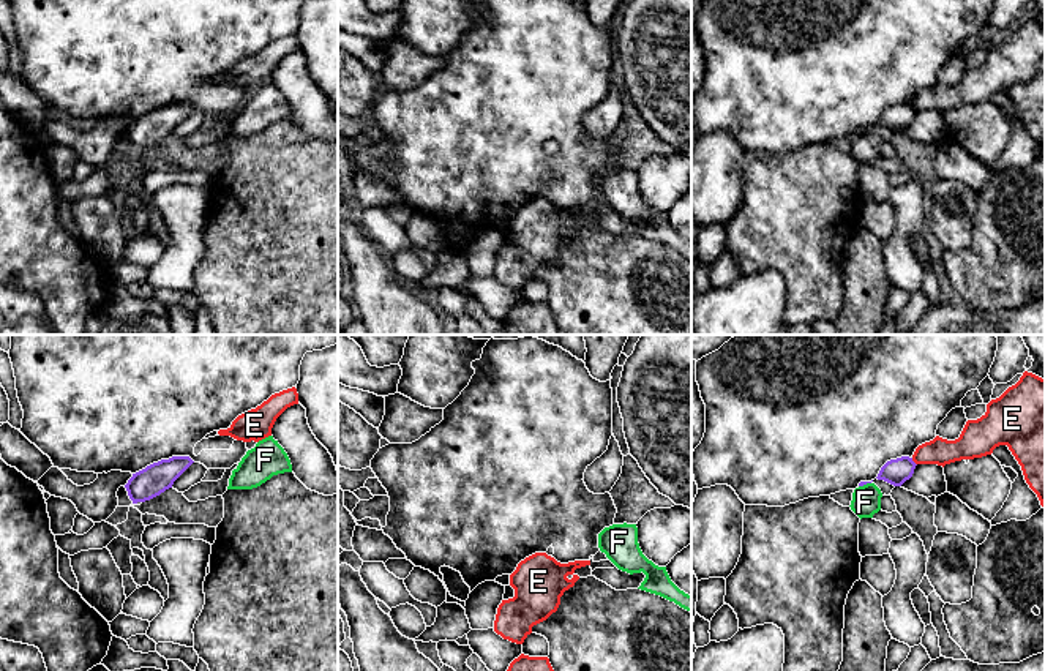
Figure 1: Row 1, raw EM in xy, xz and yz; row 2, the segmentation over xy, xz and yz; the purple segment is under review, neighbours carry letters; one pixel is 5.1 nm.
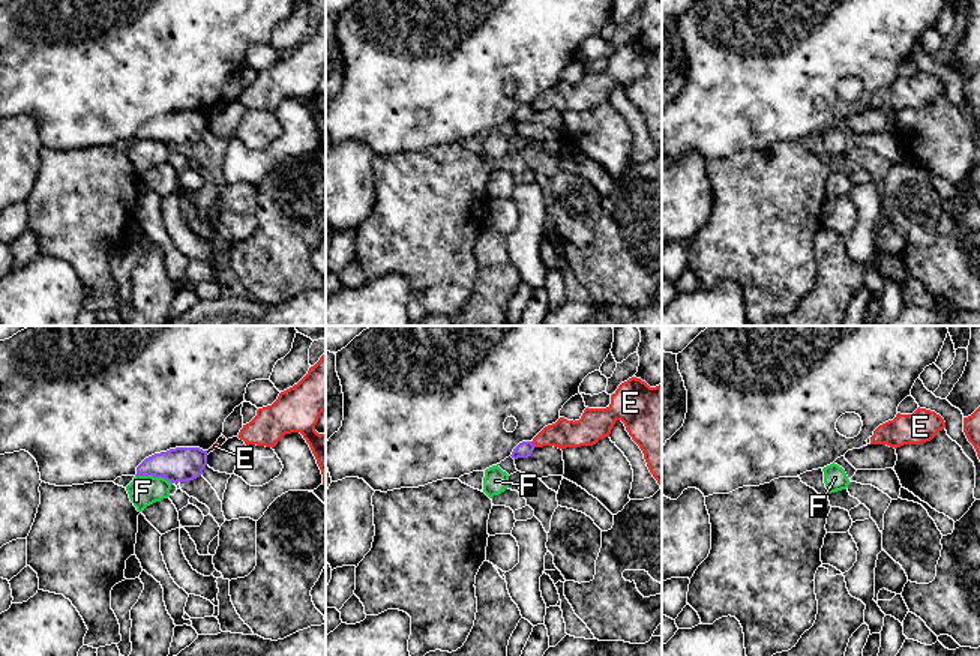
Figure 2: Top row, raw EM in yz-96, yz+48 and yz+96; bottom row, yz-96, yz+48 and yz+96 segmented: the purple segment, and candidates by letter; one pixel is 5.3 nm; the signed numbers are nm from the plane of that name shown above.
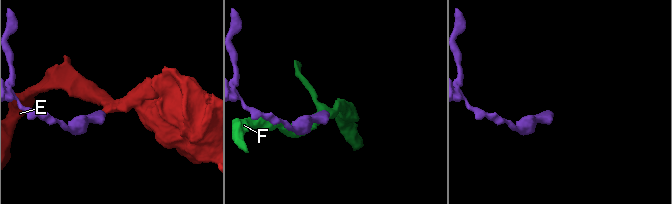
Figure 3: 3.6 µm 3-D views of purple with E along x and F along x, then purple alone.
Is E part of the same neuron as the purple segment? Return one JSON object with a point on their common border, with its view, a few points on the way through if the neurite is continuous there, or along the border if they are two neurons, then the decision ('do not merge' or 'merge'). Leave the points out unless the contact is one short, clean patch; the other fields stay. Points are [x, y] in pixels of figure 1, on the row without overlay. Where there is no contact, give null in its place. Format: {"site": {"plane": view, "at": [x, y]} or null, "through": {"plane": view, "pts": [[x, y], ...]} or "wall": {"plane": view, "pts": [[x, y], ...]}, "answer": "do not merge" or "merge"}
{"site": {"plane": "yz", "at": [913, 108]}, "wall": {"plane": "yz", "pts": [[911, 104], [916, 111]]}, "answer": "do not merge"}

